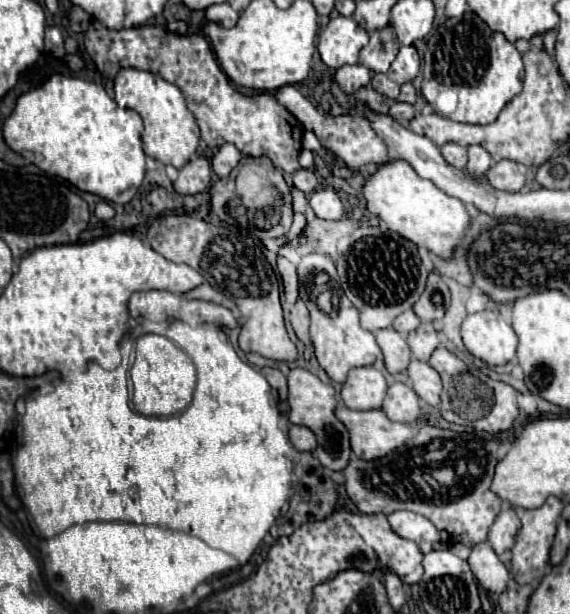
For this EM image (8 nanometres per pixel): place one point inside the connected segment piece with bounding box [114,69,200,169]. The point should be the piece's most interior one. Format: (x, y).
(171, 135)

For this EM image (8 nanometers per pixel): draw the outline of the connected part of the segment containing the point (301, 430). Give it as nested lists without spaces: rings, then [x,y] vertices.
[[[290,425],[288,435],[290,435],[290,439],[298,451],[314,451],[316,449],[316,437],[308,427]]]

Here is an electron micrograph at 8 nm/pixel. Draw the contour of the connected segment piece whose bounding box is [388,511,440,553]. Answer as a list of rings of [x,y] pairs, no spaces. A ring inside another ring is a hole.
[[[394,511],[392,515],[388,515],[388,521],[394,533],[398,533],[402,539],[414,541],[422,549],[422,553],[430,553],[432,547],[440,541],[436,527],[418,513]]]

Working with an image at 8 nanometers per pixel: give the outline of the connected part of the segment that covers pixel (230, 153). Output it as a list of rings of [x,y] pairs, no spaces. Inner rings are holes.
[[[224,143],[212,157],[212,169],[218,177],[226,177],[240,161],[240,151],[232,143]]]

